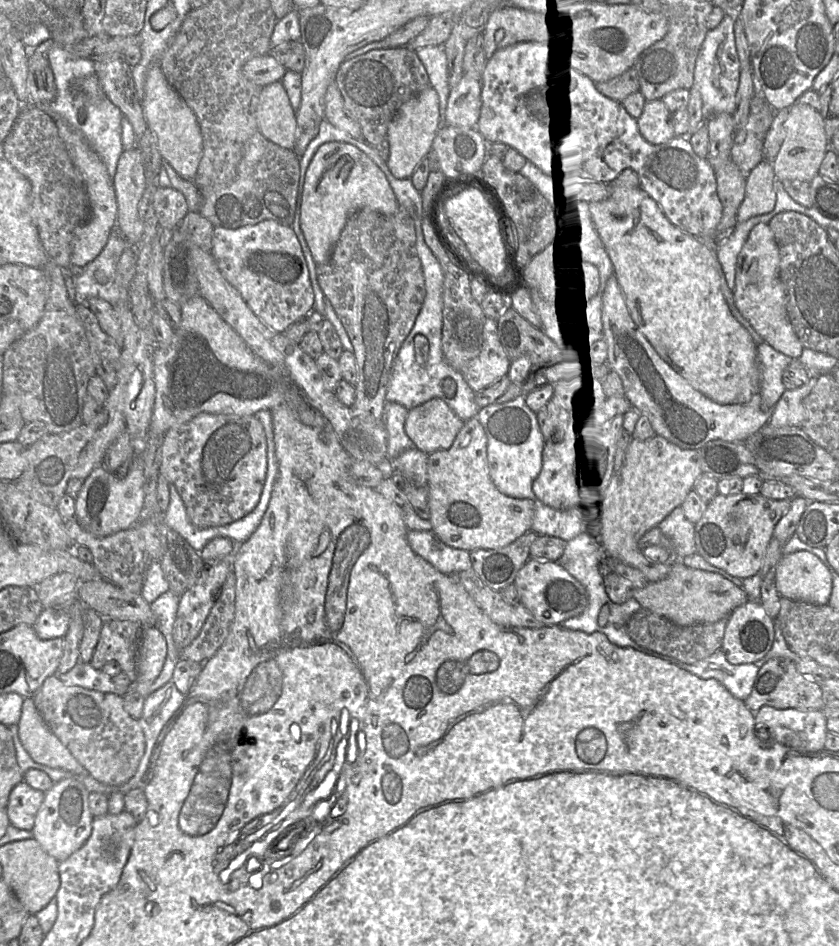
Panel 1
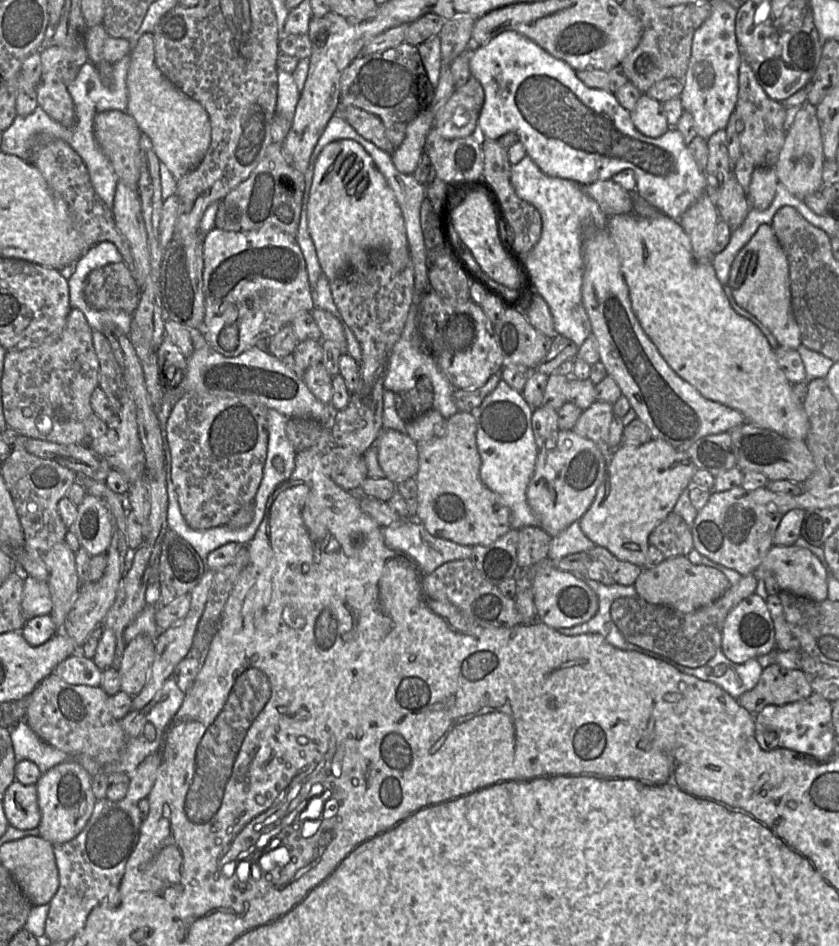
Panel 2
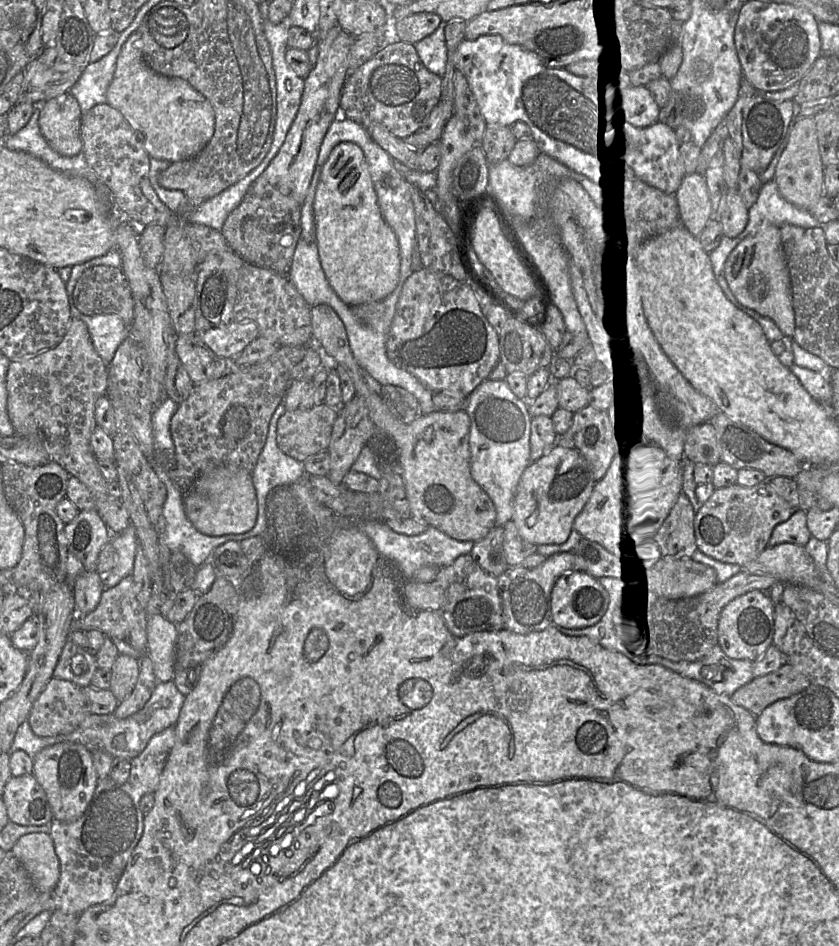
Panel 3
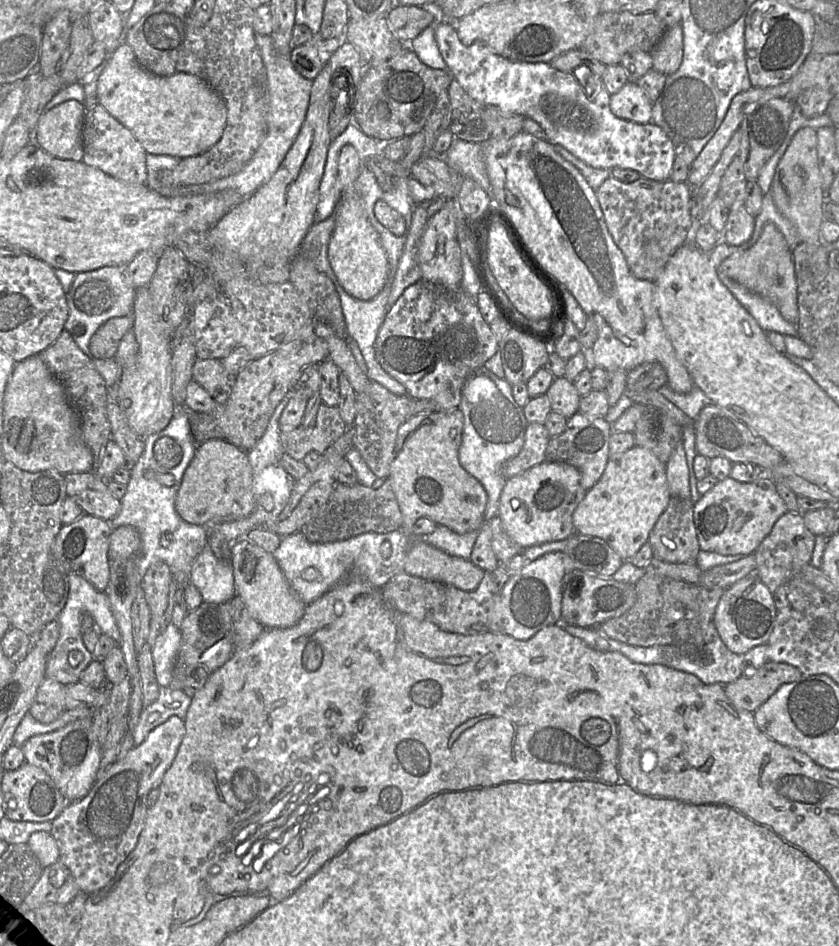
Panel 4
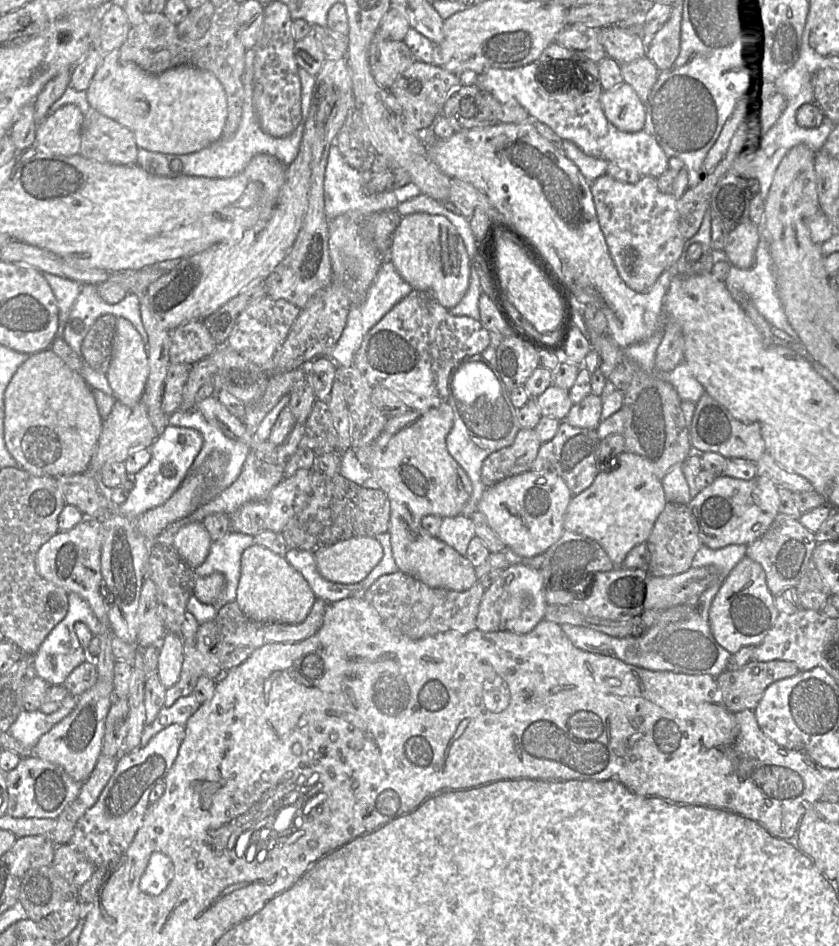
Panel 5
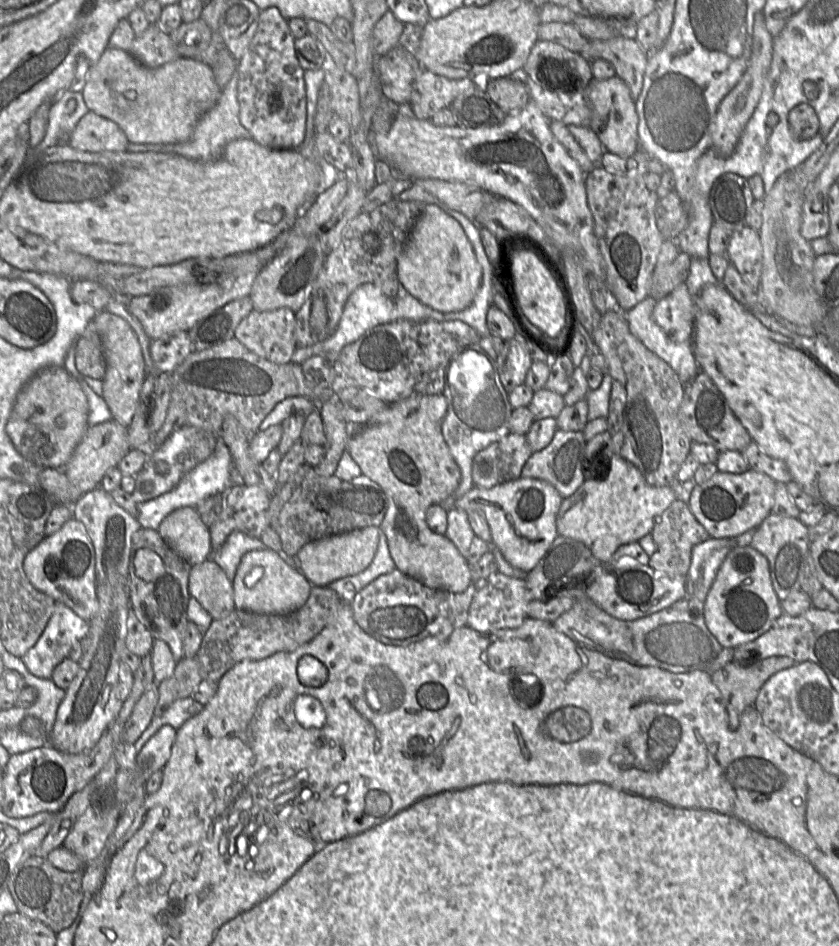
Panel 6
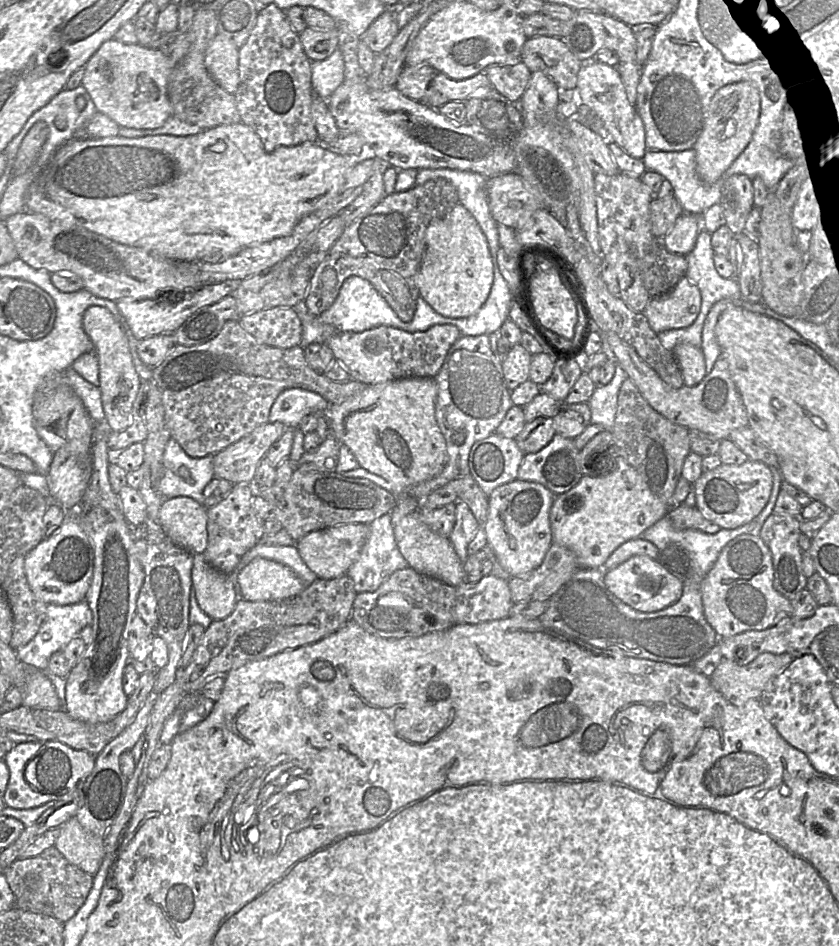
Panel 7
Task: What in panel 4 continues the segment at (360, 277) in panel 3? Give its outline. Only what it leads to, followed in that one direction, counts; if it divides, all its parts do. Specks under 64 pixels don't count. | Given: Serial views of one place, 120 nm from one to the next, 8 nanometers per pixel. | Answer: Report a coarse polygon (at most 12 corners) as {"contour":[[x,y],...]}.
{"contour":[[356,149],[338,155],[341,197],[328,260],[345,291],[374,298],[388,261],[353,183]]}

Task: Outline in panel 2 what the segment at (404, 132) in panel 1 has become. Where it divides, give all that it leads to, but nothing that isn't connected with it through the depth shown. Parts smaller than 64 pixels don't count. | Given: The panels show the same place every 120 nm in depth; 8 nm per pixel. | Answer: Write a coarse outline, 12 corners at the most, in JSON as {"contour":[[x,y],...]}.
{"contour":[[430,107],[408,123],[391,154],[395,168],[413,174],[434,127]]}

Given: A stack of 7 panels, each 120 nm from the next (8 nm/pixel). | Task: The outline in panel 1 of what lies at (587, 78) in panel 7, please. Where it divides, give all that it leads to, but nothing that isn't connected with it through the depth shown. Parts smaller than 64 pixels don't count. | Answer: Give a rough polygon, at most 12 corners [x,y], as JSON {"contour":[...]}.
{"contour":[[661,100],[646,101],[637,124],[650,144],[675,137]]}

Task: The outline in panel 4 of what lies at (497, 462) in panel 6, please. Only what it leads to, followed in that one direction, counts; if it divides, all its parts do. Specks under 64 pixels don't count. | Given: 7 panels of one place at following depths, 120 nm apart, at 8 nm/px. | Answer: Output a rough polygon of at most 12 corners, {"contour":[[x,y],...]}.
{"contour":[[528,423],[521,451],[505,461],[509,479],[545,461],[544,424]]}

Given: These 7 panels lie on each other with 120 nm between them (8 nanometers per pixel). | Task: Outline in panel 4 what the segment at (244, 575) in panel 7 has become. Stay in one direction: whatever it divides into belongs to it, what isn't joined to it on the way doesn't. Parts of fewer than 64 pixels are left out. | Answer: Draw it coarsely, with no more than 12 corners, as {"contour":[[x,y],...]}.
{"contour":[[231,543],[236,596],[266,628],[290,628],[306,604],[273,554]]}

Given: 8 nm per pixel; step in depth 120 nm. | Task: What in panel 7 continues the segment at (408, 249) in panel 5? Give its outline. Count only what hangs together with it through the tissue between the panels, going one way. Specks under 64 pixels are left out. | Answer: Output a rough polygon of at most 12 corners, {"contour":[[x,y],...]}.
{"contour":[[458,203],[430,222],[415,276],[447,318],[475,314],[494,279],[488,242]]}

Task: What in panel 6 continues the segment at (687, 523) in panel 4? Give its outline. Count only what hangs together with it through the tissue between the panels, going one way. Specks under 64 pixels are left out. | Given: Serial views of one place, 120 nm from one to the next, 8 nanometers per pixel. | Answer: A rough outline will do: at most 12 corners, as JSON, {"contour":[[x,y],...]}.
{"contour":[[677,499],[650,534],[647,565],[686,576],[693,547],[710,537]]}

